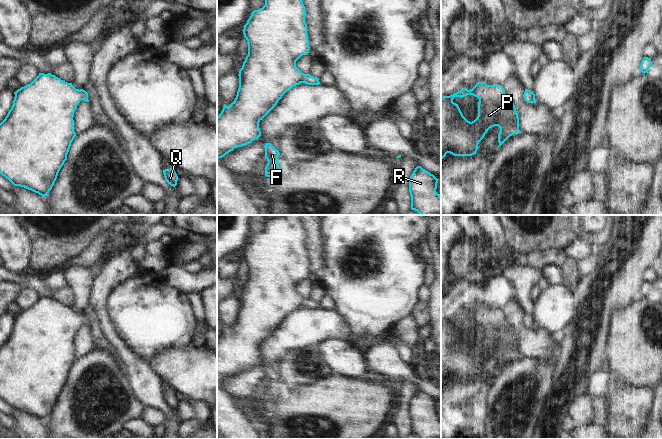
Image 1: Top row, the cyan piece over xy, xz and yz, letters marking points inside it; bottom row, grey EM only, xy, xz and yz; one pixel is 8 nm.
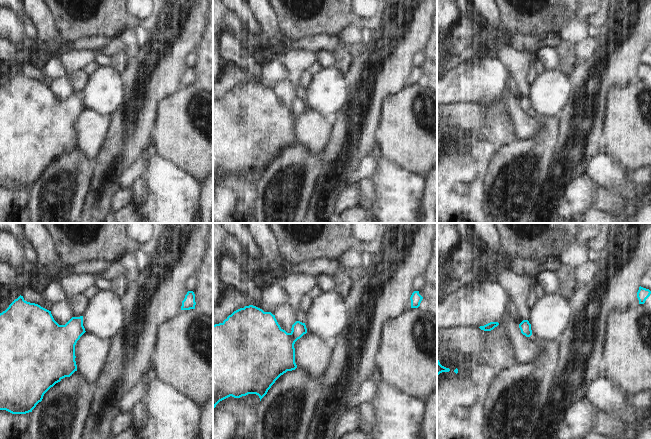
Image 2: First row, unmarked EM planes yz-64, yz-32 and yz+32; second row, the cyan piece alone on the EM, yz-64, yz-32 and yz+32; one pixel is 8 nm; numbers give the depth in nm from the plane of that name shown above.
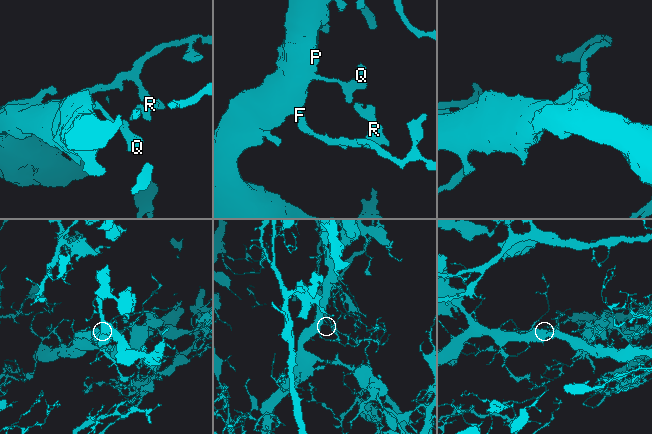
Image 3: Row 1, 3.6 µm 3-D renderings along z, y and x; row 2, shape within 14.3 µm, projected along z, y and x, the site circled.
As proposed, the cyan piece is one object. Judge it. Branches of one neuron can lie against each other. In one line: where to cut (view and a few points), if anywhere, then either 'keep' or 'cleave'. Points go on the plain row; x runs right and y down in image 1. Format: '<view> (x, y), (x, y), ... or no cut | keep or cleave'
no cut | keep

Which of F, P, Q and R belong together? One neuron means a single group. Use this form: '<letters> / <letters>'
F P Q R

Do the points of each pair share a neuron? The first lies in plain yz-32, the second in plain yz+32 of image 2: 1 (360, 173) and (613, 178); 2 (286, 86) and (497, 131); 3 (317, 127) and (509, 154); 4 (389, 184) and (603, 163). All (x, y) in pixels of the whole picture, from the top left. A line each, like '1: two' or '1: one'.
1: one
2: two
3: two
4: two

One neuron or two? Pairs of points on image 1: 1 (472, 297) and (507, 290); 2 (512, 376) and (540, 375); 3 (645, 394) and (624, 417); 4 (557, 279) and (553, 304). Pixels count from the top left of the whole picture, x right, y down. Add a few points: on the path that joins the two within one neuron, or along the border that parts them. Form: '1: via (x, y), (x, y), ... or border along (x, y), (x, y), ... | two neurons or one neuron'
1: via (481, 294), (493, 294), (498, 291) | one neuron
2: via (519, 376), (522, 374), (533, 375) | one neuron
3: via (640, 400), (630, 411) | one neuron
4: border along (561, 283), (550, 285) | two neurons

